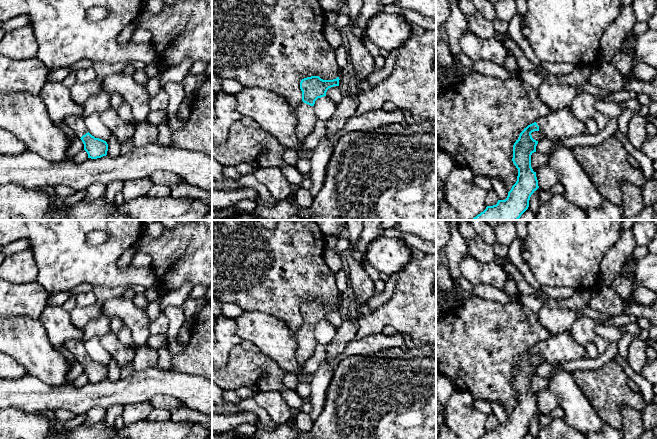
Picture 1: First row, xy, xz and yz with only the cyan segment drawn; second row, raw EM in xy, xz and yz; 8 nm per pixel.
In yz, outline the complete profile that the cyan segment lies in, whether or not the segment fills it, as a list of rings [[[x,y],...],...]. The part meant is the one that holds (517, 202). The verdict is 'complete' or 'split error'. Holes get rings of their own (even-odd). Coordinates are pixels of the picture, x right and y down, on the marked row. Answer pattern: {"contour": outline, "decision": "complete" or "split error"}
{"contour": [[[569,106],[552,111],[548,115],[541,117],[536,122],[524,128],[513,145],[512,161],[518,169],[516,183],[508,192],[508,196],[505,200],[498,200],[496,205],[487,206],[483,212],[478,214],[472,220],[518,220],[528,209],[531,195],[539,188],[536,172],[534,172],[531,167],[531,155],[536,152],[536,146],[538,144],[538,141],[534,140],[531,135],[534,131],[540,131],[545,138],[555,141],[586,133],[586,124],[579,121],[572,114]]], "decision": "split error"}

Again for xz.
{"contour": [[[311,76],[301,80],[302,102],[294,108],[297,119],[295,127],[297,143],[304,143],[315,128],[318,120],[314,112],[315,101],[326,96],[329,88],[339,86],[339,80],[339,77],[333,80],[323,80],[319,76]]], "decision": "split error"}

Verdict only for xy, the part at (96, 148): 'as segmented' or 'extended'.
extended

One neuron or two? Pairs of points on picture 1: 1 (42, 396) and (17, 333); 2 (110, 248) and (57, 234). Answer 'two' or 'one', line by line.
1: two
2: one

